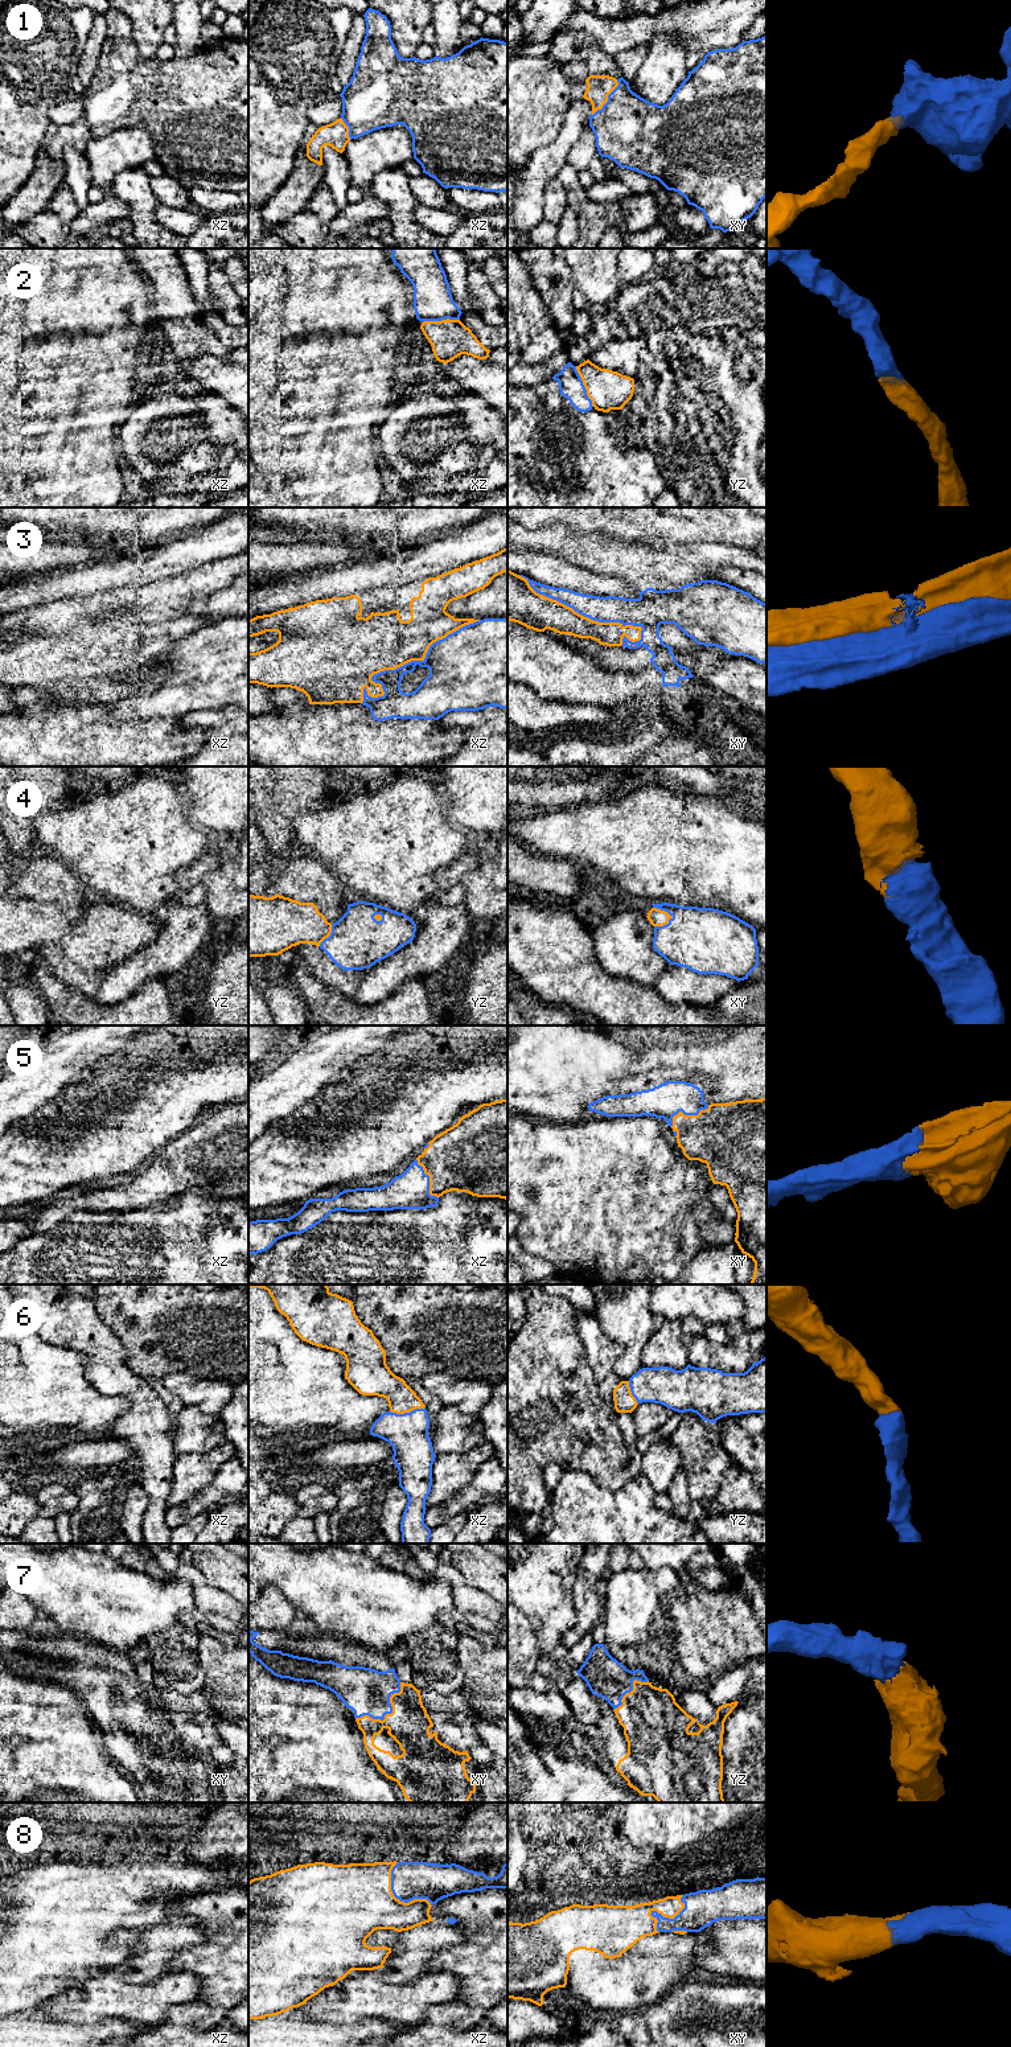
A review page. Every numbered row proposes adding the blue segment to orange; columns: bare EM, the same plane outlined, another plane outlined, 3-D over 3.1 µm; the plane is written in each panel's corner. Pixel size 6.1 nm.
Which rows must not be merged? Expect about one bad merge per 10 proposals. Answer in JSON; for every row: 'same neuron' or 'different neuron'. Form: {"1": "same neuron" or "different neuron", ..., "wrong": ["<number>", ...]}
{"1": "same neuron", "2": "same neuron", "3": "different neuron", "4": "same neuron", "5": "same neuron", "6": "same neuron", "7": "same neuron", "8": "same neuron", "wrong": ["3"]}

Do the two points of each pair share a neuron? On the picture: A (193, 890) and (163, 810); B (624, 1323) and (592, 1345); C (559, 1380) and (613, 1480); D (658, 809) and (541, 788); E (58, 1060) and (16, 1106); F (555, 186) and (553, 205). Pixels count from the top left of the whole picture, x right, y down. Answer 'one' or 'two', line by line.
A: two
B: two
C: one
D: two
E: one
F: one

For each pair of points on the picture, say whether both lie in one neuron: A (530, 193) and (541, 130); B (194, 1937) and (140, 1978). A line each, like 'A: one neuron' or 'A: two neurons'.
A: two neurons
B: one neuron

